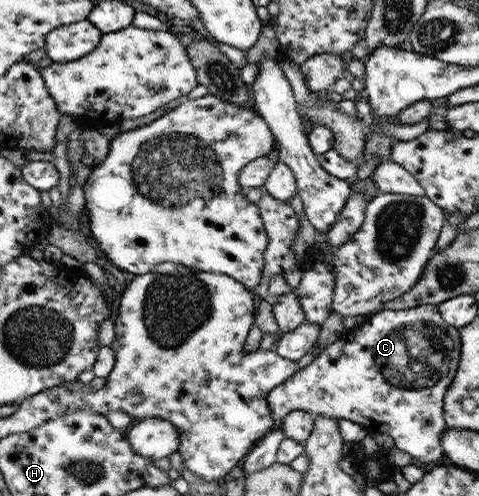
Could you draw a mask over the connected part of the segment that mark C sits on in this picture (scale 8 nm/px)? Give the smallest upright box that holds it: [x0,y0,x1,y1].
[268,304,461,464]

